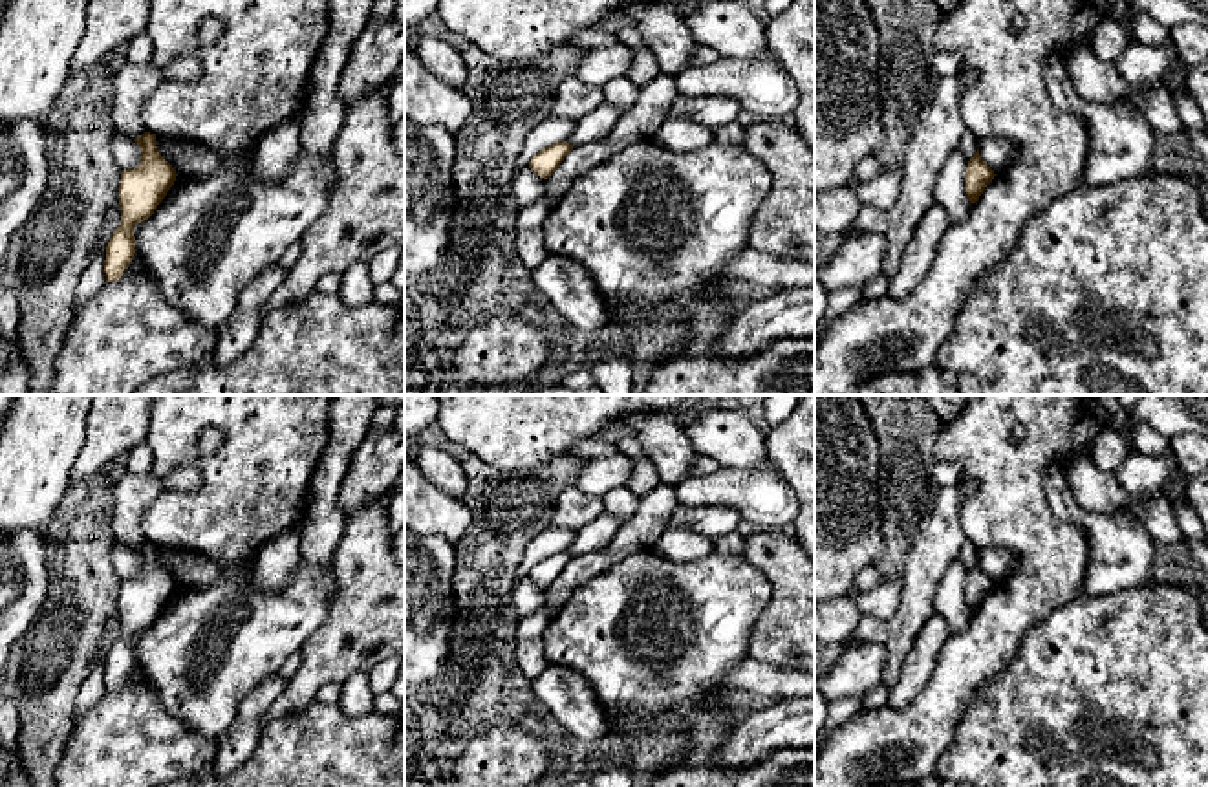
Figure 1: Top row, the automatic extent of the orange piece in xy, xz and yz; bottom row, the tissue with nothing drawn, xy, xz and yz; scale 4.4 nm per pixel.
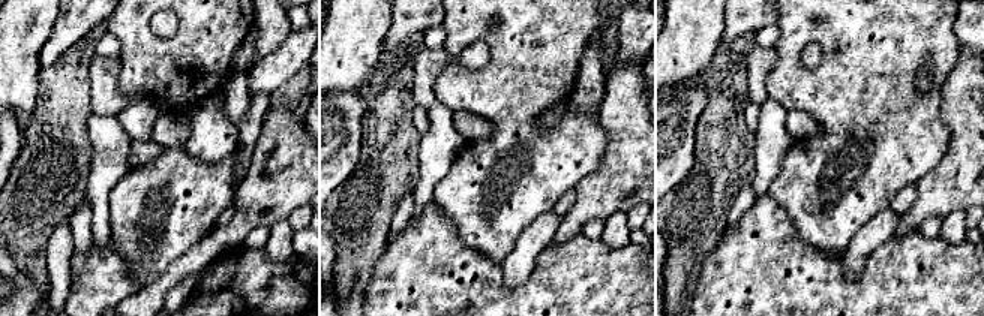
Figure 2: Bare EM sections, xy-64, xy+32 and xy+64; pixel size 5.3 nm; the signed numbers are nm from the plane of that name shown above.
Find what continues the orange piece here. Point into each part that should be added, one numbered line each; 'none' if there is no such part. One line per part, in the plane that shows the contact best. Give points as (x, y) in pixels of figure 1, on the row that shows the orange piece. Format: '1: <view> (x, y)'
none

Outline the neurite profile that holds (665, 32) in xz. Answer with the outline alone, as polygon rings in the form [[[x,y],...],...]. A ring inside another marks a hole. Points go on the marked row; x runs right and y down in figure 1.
[[[637,2],[617,11],[631,18],[631,27],[642,35],[664,73],[677,75],[692,68],[690,57],[701,44],[690,35],[679,11],[670,11],[664,2]]]

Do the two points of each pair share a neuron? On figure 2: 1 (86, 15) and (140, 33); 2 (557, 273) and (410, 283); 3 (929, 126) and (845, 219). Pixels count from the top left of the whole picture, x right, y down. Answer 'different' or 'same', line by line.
1: different
2: same
3: same

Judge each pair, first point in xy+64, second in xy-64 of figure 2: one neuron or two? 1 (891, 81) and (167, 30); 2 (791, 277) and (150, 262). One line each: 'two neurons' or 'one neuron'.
1: two neurons
2: two neurons

